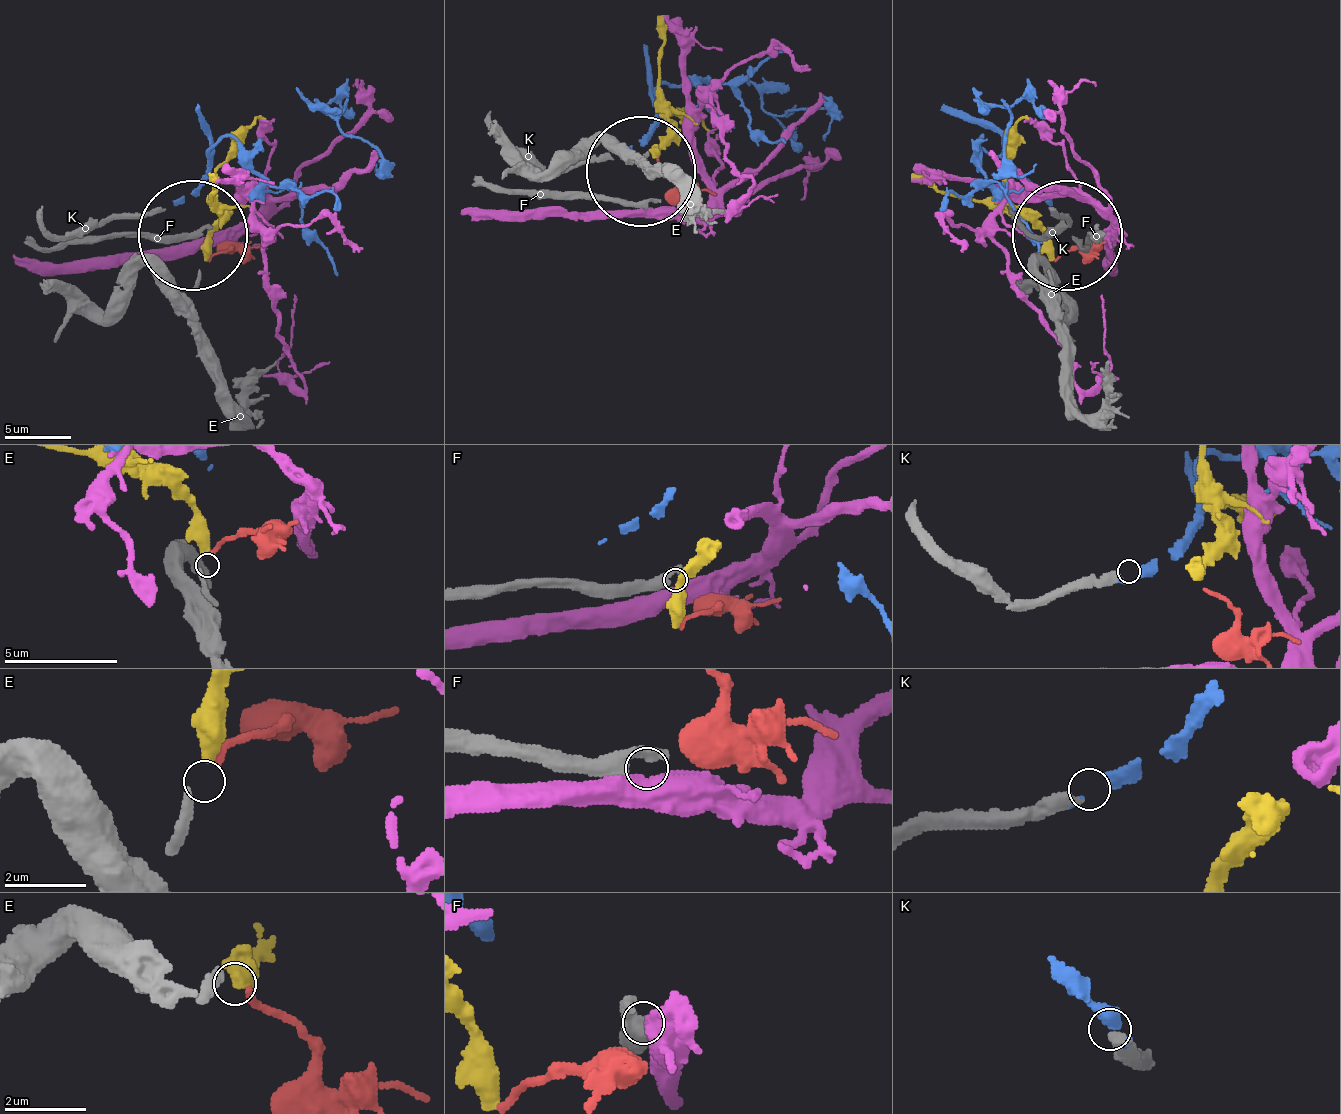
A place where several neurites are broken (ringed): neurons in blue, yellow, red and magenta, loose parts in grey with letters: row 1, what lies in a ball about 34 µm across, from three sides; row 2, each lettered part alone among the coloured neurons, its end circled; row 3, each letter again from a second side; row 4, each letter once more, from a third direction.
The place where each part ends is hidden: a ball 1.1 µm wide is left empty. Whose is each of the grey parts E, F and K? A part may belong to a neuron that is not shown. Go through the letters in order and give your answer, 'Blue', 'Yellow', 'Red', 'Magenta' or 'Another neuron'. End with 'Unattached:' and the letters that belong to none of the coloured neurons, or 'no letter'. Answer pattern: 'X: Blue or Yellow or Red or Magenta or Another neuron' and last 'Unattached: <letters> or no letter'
E: Yellow
F: Another neuron
K: Blue
Unattached: F

